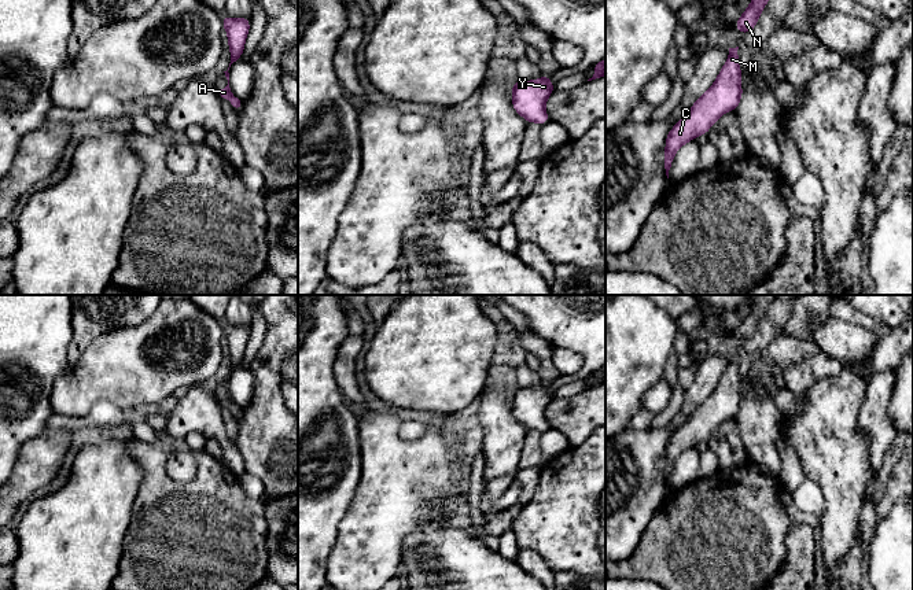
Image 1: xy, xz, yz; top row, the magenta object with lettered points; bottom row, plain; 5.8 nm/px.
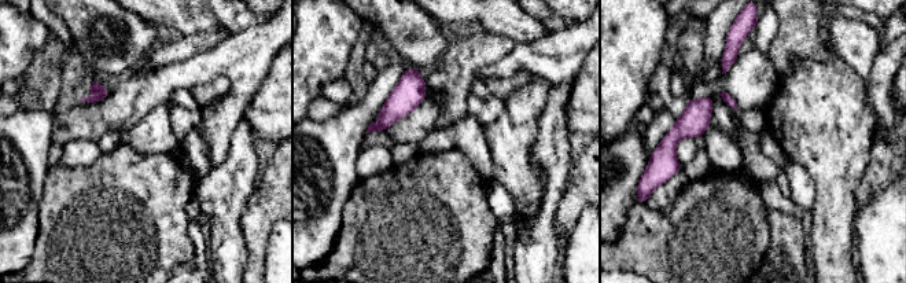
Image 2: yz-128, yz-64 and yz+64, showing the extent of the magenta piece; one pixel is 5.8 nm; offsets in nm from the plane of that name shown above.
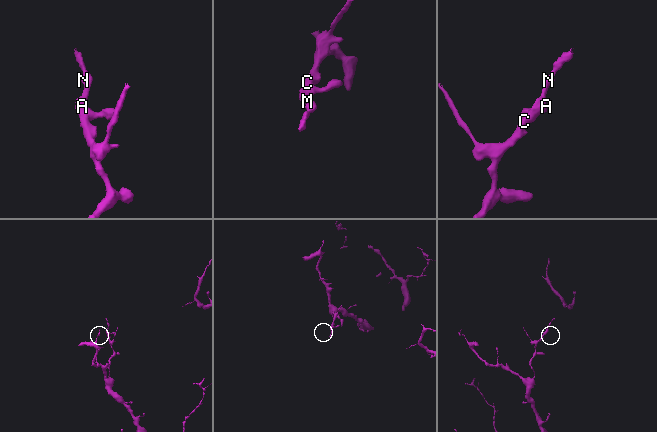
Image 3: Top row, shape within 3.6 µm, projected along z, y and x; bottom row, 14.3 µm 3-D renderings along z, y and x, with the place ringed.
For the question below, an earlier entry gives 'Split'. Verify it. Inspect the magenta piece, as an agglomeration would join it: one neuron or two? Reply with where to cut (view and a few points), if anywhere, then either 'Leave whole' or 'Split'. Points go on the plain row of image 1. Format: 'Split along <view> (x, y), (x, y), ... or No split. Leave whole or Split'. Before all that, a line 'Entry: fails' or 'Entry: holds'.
Entry: fails
No split. Leave whole

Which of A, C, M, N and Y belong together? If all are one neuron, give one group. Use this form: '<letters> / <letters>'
A C M N Y

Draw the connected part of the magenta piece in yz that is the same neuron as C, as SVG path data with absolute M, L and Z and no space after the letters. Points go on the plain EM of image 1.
M739 354L729 355L729 364L715 390L669 439L664 457L667 486L677 457L689 447L706 442L721 423L726 418L736 417L740 412L743 395L740 392L741 377L737 357Z

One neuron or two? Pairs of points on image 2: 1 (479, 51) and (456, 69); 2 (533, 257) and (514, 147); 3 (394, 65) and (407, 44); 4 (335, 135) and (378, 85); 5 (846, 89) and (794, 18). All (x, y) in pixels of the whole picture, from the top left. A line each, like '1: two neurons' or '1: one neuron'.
1: one neuron
2: two neurons
3: two neurons
4: one neuron
5: two neurons

